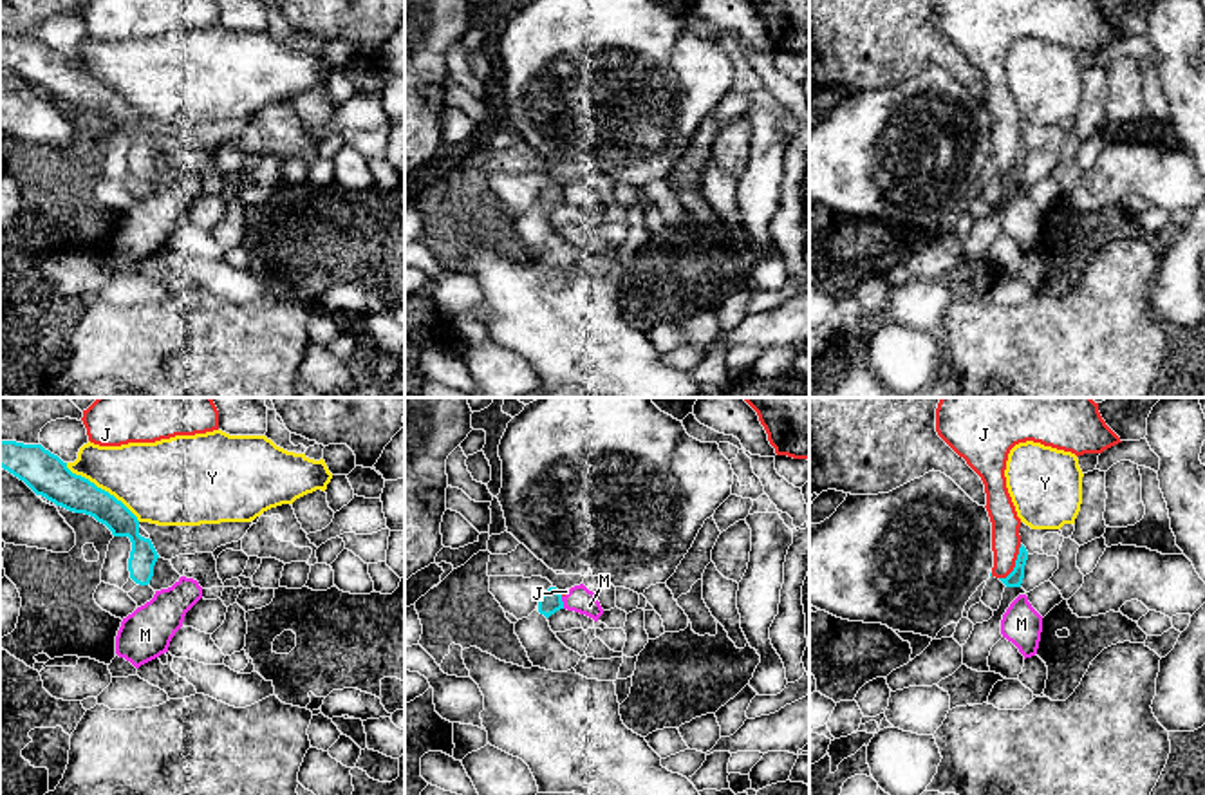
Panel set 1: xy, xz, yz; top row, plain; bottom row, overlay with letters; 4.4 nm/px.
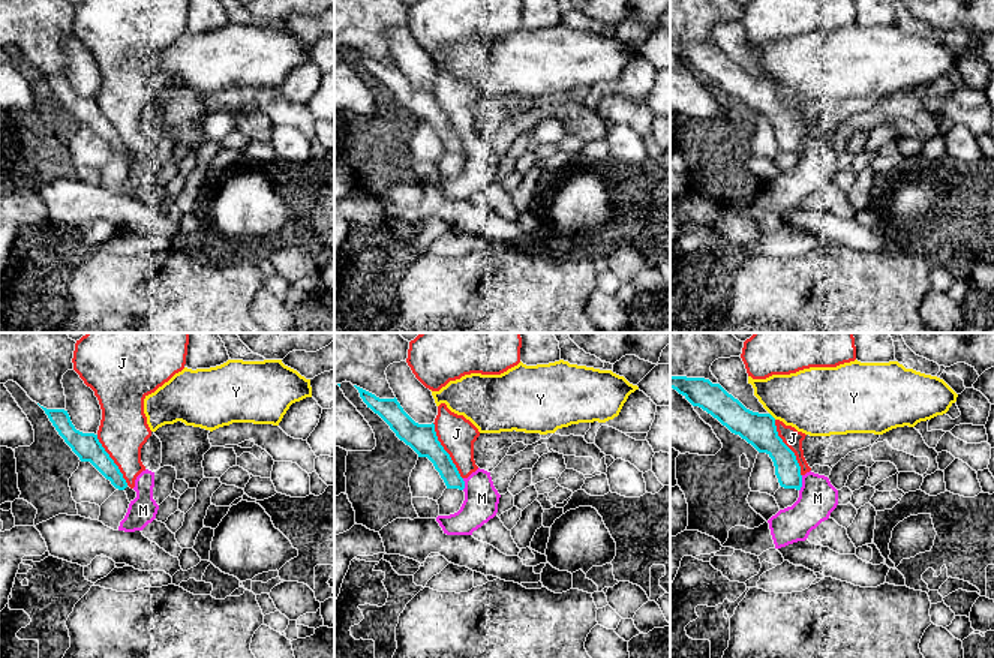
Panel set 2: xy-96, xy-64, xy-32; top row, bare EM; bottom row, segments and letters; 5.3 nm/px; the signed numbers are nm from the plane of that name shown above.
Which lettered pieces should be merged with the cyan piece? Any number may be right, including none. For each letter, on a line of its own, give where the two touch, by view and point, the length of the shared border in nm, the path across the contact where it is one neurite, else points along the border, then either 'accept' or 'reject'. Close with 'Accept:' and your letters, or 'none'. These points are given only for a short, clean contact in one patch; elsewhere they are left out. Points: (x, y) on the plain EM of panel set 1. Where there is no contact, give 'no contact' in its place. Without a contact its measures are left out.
J: meets cyan in yz at (1016, 159); contact 190 nm long; reject
M: meets cyan in xz at (562, 197); contact 60 nm long; reject
Y: meets cyan in xy at (100, 84); contact 420 nm long; reject
Accept: none

